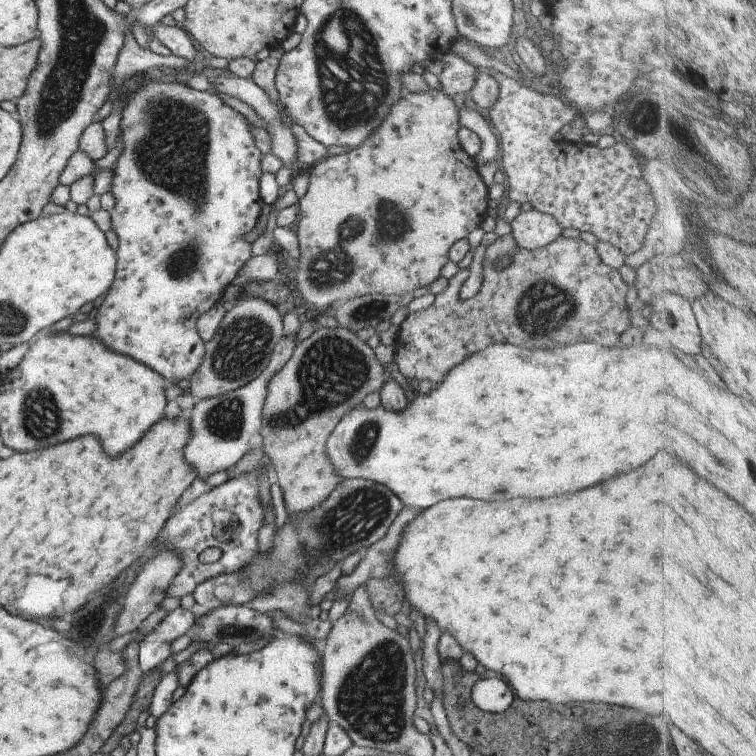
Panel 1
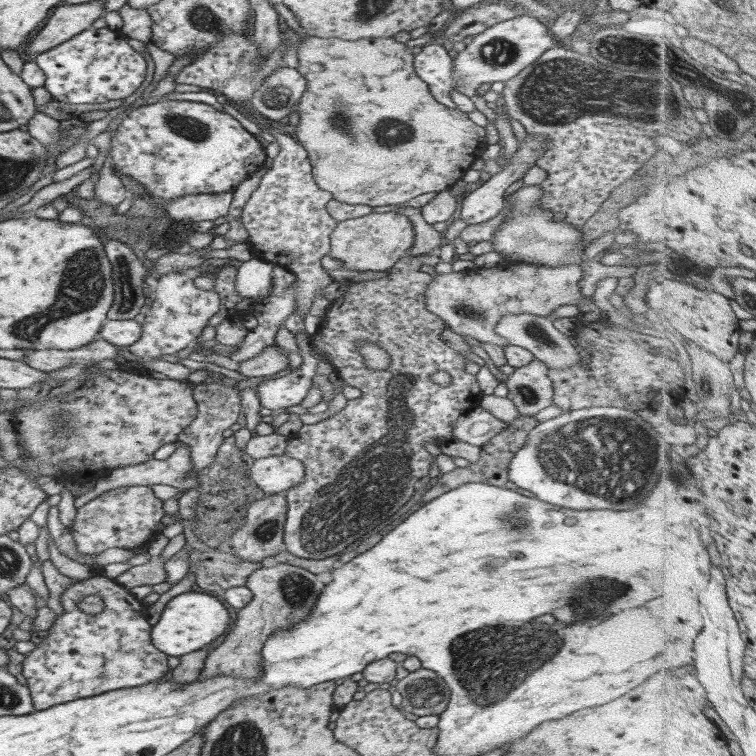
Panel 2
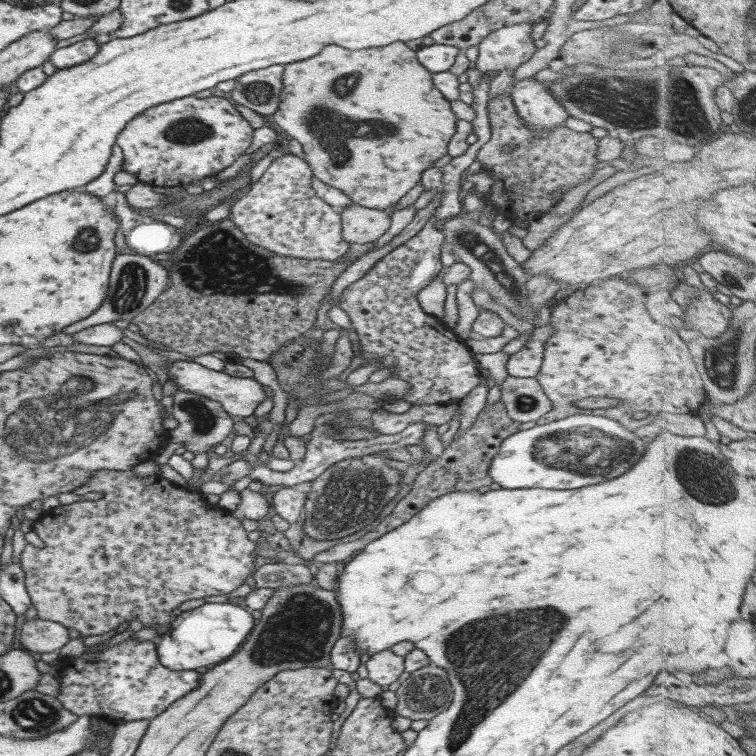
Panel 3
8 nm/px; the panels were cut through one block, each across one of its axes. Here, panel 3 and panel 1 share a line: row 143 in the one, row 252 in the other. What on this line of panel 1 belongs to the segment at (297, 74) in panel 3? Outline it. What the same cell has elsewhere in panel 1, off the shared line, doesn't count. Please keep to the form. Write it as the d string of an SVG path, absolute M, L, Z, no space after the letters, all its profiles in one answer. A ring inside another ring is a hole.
M430 86L427 92L421 94L402 89L399 100L389 108L385 120L355 152L351 152L349 148L342 154L322 158L309 167L307 190L297 202L299 214L295 222L295 232L299 244L299 258L297 270L291 273L295 277L295 292L301 300L305 300L318 311L323 311L351 299L351 296L357 297L357 292L380 293L379 288L375 288L377 280L373 280L373 274L363 276L359 270L355 270L355 264L359 264L359 260L367 262L363 260L365 244L373 244L373 248L377 250L375 258L369 256L369 262L375 260L373 266L381 268L387 264L385 268L389 268L393 264L391 268L399 270L393 290L389 290L391 294L411 292L421 286L430 285L439 277L441 266L448 262L447 250L451 248L451 244L465 238L486 218L487 200L490 196L490 191L478 174L476 163L459 144L455 108L449 96ZM385 204L393 208L397 206L395 210L405 218L405 224L411 226L407 226L399 234L399 238L395 238L395 242L391 240L391 244L389 238L381 238L381 230L377 226L377 218L381 216L381 208L385 208ZM417 226L423 230L423 242L417 242Z

